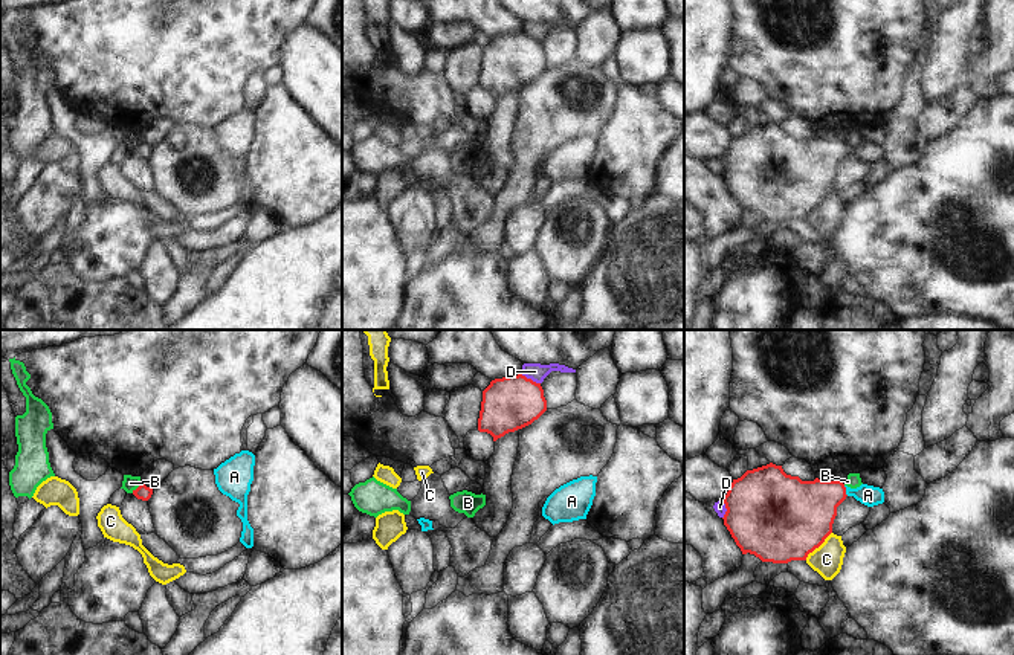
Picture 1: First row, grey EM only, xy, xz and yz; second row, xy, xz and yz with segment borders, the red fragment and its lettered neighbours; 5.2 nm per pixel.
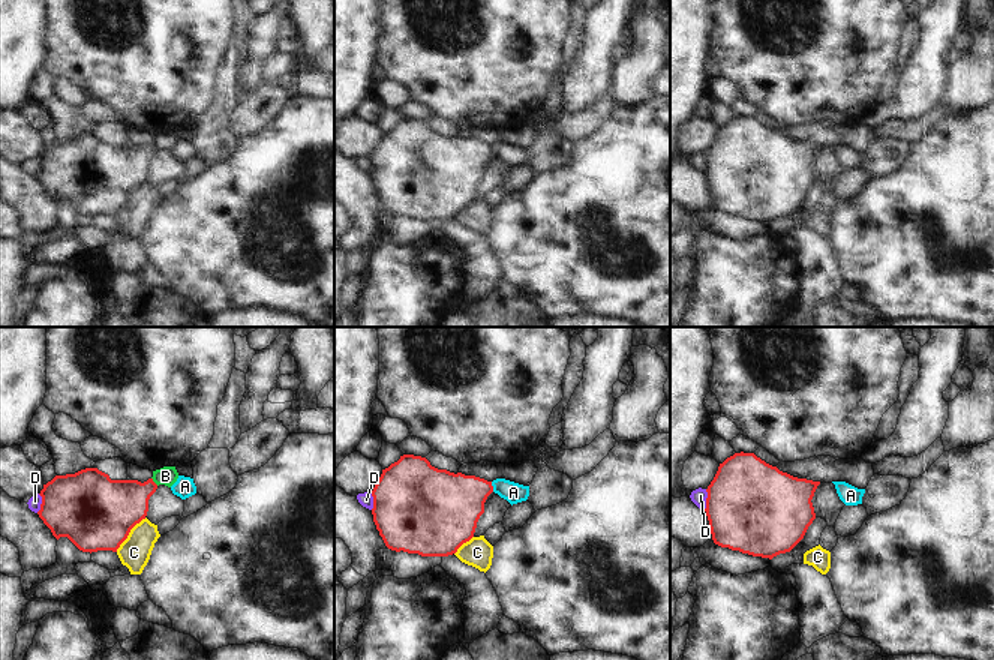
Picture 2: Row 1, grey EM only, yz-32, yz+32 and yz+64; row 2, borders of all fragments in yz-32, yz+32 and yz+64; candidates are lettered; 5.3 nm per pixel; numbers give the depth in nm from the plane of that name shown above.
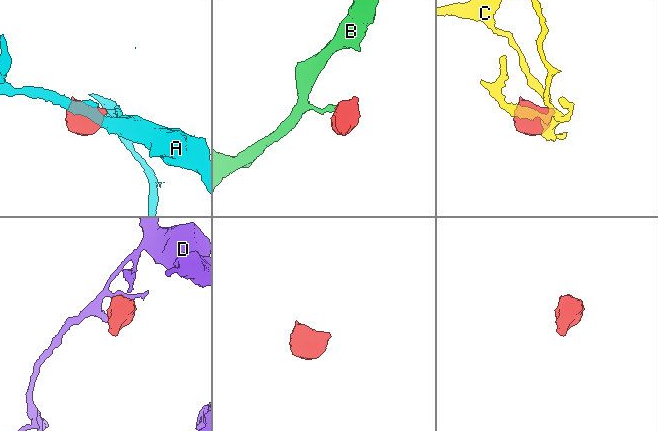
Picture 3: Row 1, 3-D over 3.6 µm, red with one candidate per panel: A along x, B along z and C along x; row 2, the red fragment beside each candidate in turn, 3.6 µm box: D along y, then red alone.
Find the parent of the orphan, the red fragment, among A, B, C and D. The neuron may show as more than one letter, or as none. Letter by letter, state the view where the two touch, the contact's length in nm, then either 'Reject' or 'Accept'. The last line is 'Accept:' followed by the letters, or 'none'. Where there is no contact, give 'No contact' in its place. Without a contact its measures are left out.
A: Touches red in yz. Shared border 60 nm. Accept
B: Touches red in xy. Shared border 80 nm. Reject
C: Touches red in yz. Shared border 200 nm. Reject
D: Touches red in xz. Shared border 120 nm. Reject
Accept: A.

